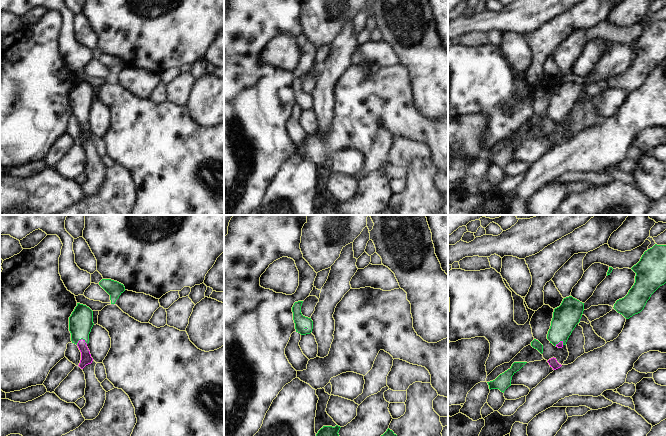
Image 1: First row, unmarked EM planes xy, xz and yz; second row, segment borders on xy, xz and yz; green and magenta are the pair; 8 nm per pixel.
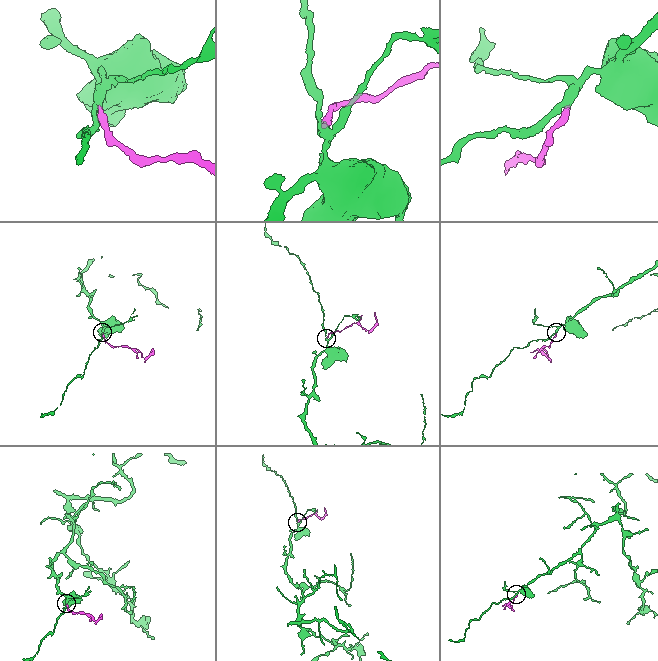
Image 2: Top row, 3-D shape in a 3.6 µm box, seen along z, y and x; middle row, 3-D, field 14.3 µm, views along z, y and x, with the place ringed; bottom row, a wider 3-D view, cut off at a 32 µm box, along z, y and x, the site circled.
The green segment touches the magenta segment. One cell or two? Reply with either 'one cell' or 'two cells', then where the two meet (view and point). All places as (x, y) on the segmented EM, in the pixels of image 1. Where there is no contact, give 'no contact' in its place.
one cell; meets green in xy at (81, 338)

